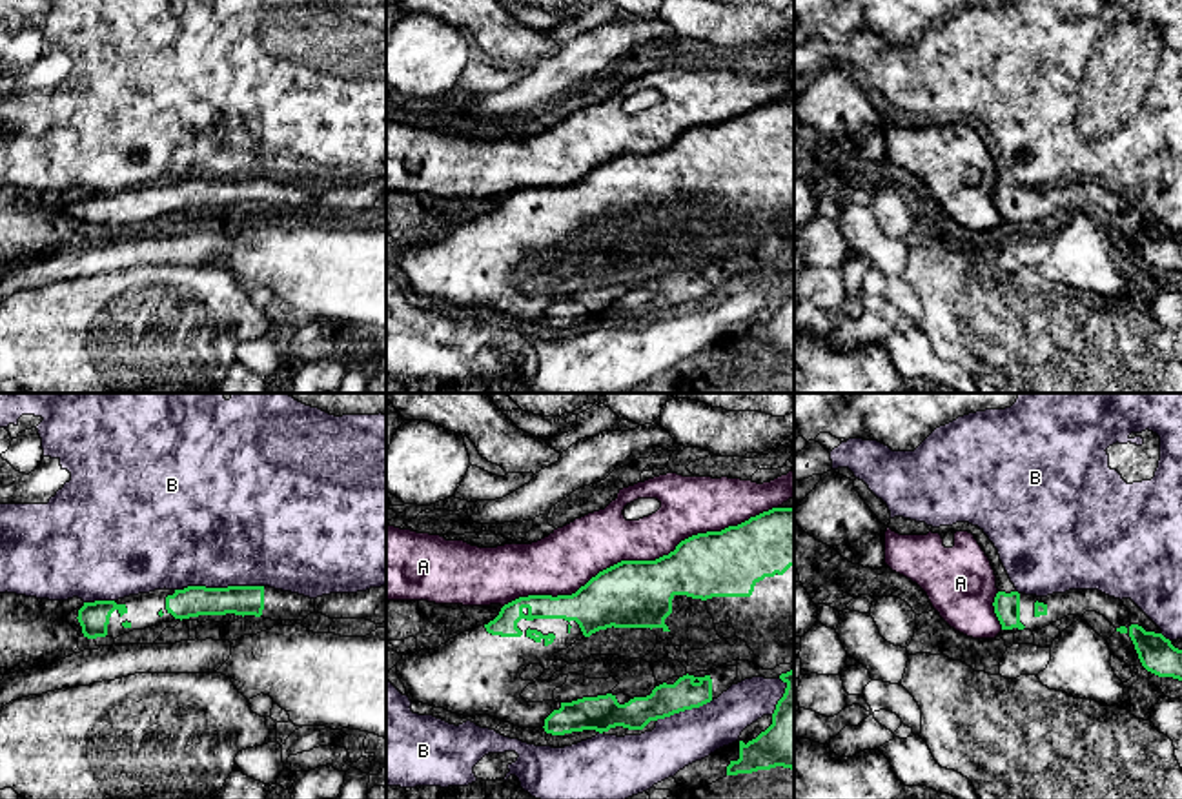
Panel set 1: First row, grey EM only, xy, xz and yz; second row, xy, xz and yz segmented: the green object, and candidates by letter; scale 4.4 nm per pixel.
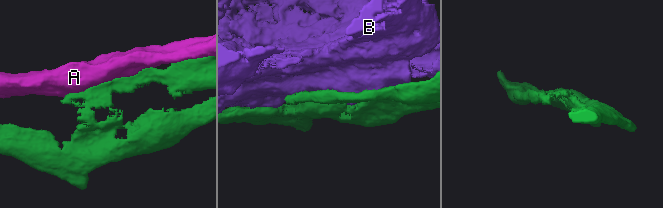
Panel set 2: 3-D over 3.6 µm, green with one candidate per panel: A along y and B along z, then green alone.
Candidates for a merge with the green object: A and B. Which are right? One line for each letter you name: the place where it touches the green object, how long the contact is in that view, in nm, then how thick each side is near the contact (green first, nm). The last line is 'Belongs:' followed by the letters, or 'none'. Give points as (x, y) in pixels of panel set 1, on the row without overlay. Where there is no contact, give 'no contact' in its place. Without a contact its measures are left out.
Belongs: none

